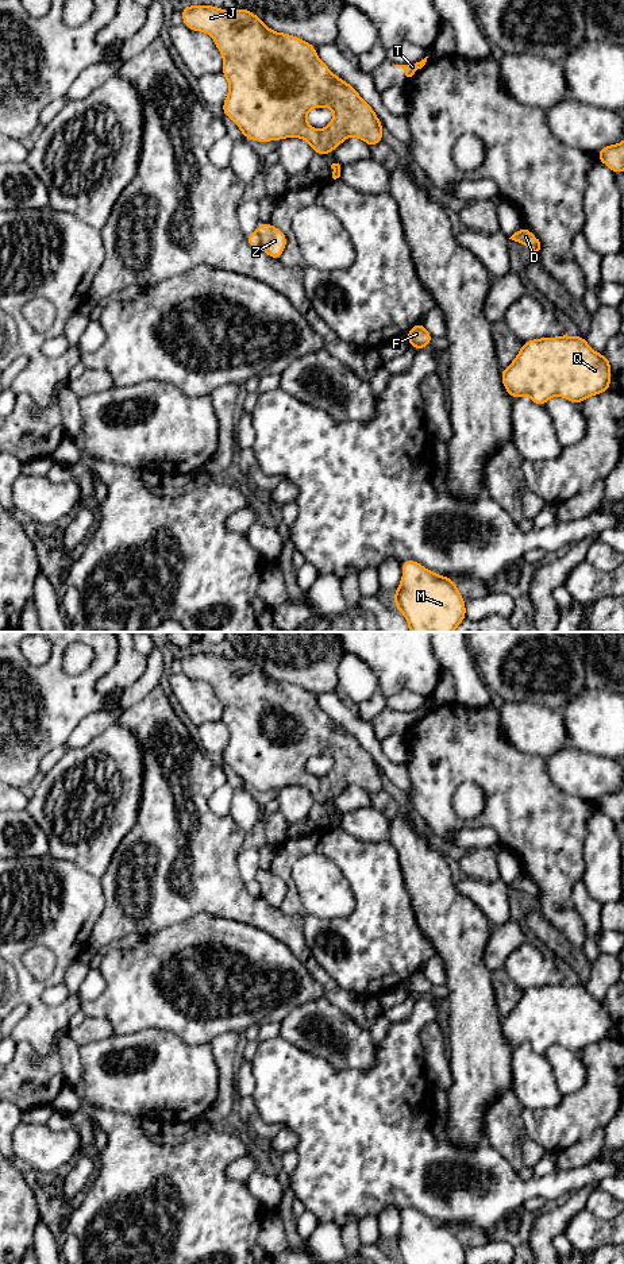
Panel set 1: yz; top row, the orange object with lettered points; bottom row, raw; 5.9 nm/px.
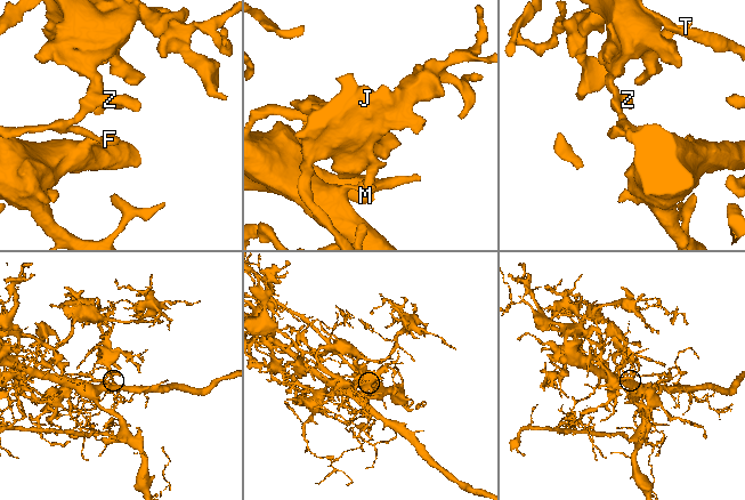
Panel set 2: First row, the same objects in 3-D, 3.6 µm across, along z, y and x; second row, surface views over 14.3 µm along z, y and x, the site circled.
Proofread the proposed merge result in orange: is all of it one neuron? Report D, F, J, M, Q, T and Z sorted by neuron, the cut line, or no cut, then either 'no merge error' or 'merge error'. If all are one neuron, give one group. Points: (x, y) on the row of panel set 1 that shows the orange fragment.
D J T Z / F M Q | yz (255, 231), (261, 239), (261, 247) | merge error

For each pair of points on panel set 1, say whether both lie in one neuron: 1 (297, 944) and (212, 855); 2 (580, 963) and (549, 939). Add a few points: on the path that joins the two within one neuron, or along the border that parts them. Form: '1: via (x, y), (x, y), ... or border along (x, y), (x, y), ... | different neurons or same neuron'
1: via (273, 921), (254, 912), (222, 879) | same neuron
2: via (572, 955), (557, 941) | same neuron

